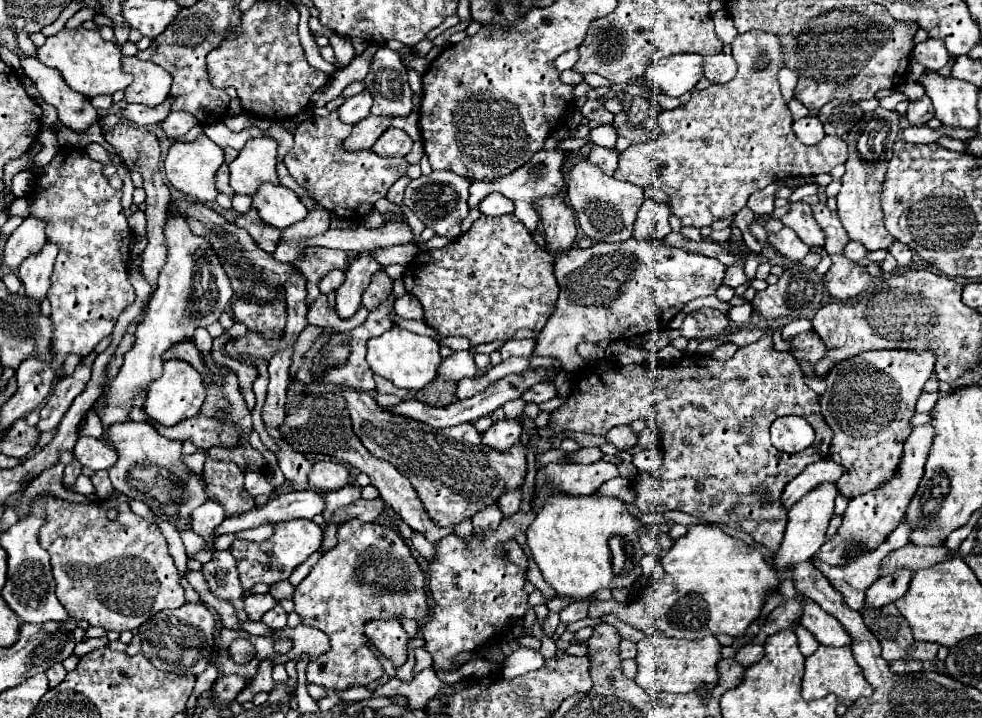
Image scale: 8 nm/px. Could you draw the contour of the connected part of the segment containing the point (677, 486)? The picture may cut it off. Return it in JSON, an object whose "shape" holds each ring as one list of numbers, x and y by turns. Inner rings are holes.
{"shape":[[765,335,757,343,751,343,747,347,739,347,739,351,726,361,718,361,708,355,691,357,685,364,681,364,681,375,677,377,675,365,661,365,655,369,645,365,619,363,611,367,601,367,599,363,589,365,565,405,557,407,551,413,549,427,555,433,579,431,605,435,609,429,627,425,635,419,647,419,647,425,659,431,663,445,663,467,649,475,641,471,633,481,633,505,641,513,665,513,671,509,685,511,697,519,715,525,727,525,735,531,745,531,773,553,779,549,787,527,789,511,781,501,785,485,795,479,807,465,827,457,833,439,833,431,821,415,819,395,805,383,805,373,797,365,795,357,773,349,771,335],[783,415,799,415,809,421,817,435,815,443,809,449,787,455,771,445,769,425]]}

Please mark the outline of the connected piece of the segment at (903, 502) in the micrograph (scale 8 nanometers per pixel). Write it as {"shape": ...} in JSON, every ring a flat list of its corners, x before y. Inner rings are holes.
{"shape":[[929,423,911,431,911,435,907,437,907,443,903,445,903,455,901,455,899,467,893,473,893,477,889,481,883,481,879,487,871,489,869,493,851,499,851,503,843,515,843,525,841,525,839,533,835,537,831,537,827,543,823,543,823,547,815,553,813,559,825,561,829,565,843,565,843,563,847,563,845,547,849,543,855,541,855,543,863,545,863,549,875,549,885,539,885,535,889,535,901,523,901,519,905,517,905,511,917,491,917,485,923,477,923,467,927,461,927,451,929,451,931,439,933,439,933,431,931,431]]}

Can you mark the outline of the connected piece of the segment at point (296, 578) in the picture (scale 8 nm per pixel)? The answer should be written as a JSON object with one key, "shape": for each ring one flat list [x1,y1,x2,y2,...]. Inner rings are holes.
{"shape":[[317,551,317,553,313,553,305,563,301,563,301,565,291,573,289,581,291,581,291,583,295,583,295,585,299,585,299,583,305,579,305,575,311,571,311,567,319,561,319,557,321,557,321,553,319,553,319,551]]}

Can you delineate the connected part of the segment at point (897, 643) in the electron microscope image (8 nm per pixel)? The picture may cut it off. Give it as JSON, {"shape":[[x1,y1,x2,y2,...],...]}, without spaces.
{"shape":[[893,603,883,607,865,607,861,611,861,617,869,631,873,631,873,635,879,639,881,657,885,661,897,659,929,661,937,655,939,643,915,641,911,635,911,627,907,627,907,621]]}

